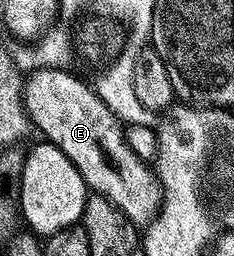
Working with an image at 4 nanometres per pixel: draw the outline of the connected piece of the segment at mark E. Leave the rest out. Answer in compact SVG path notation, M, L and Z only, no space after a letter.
M50 67L29 73L22 90L29 121L44 134L45 141L58 146L74 162L89 191L118 206L133 224L151 223L163 200L159 180L129 146L121 119L104 104L90 84L69 72Z

